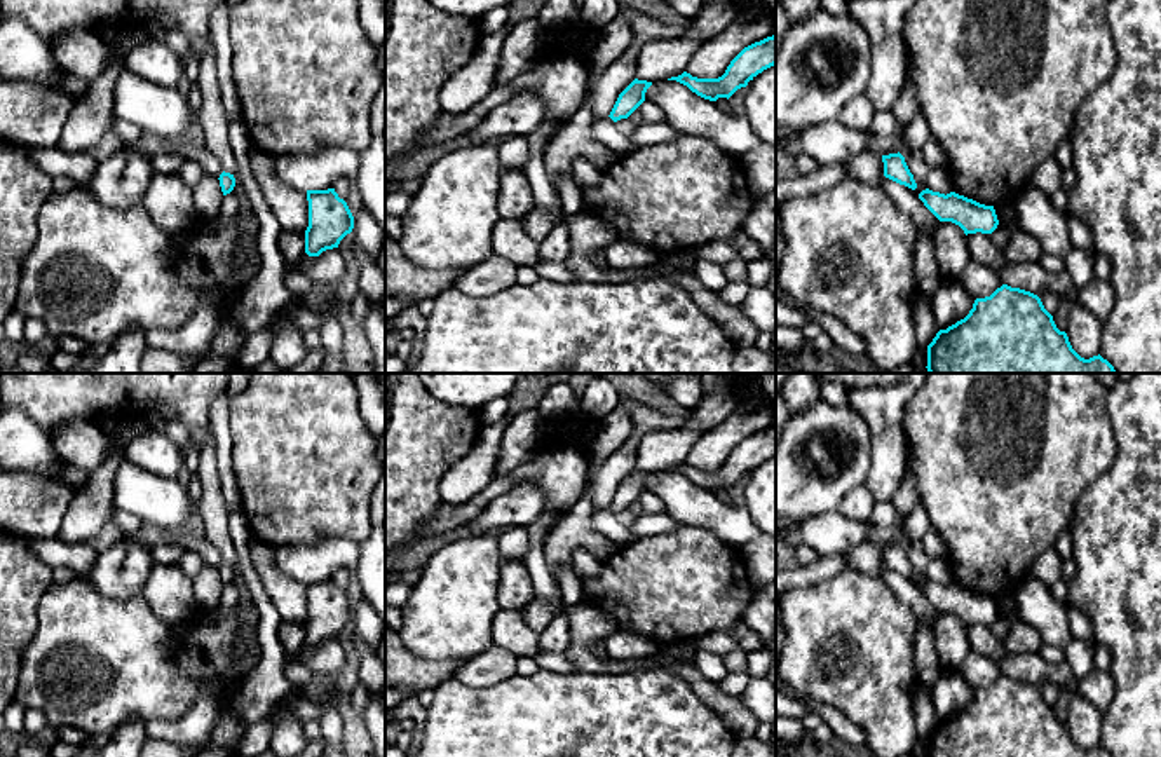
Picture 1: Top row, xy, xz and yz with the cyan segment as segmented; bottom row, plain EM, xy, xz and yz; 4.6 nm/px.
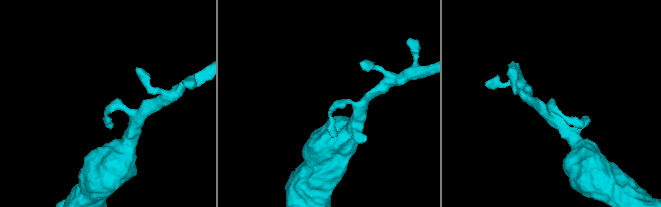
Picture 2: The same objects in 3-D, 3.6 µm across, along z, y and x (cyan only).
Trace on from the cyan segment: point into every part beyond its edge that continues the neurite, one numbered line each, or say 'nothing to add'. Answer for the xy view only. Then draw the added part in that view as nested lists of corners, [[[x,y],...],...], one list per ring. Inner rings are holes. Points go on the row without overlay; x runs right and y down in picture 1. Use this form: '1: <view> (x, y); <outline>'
nothing to add

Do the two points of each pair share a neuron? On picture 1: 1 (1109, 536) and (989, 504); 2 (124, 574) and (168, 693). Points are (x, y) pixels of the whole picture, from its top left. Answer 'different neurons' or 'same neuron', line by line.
1: different neurons
2: different neurons

